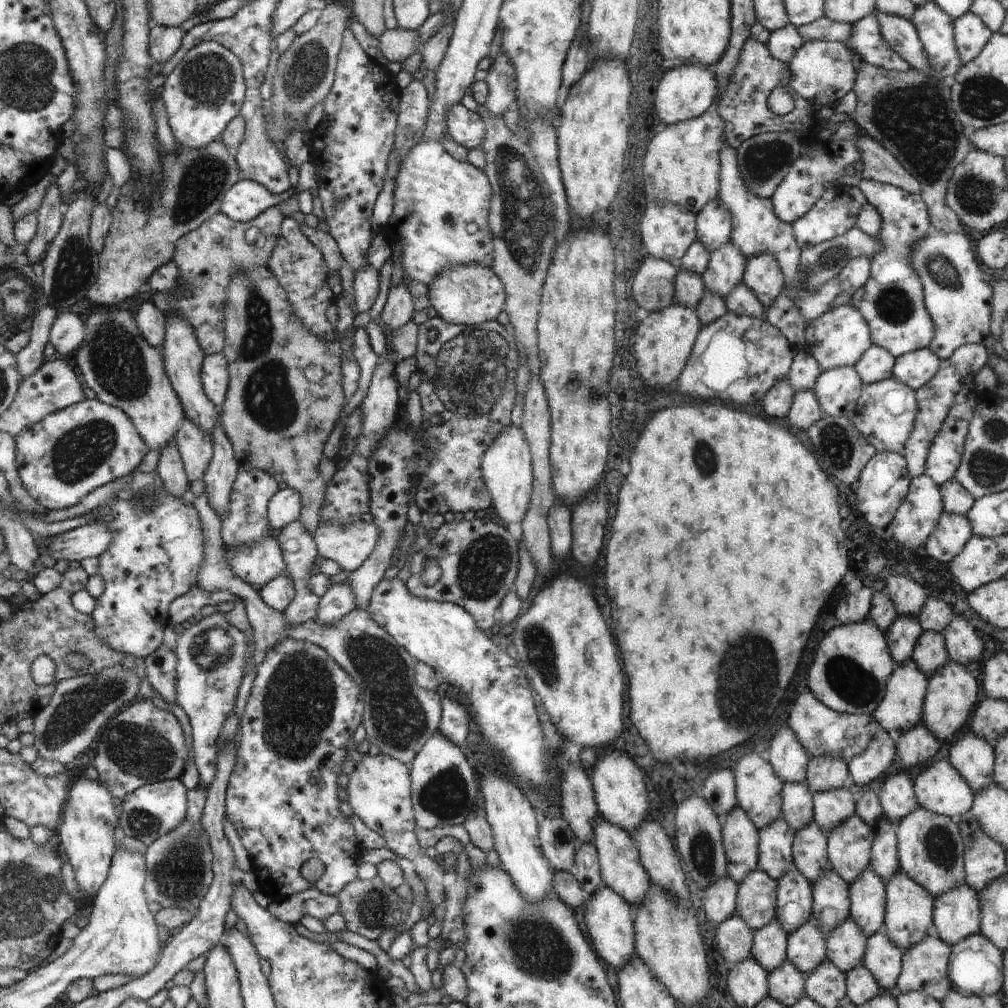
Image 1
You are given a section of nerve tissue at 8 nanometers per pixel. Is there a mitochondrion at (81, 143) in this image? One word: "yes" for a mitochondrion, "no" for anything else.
no

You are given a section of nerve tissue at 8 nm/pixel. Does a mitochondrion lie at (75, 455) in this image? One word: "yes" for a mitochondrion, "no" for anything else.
yes

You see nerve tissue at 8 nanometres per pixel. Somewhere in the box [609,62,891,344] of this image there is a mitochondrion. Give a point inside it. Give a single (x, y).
(762, 161)

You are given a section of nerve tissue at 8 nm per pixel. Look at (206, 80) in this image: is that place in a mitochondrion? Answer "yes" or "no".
yes

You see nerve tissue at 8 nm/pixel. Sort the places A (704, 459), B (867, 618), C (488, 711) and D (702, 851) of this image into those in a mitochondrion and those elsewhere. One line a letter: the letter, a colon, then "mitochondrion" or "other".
A: mitochondrion
B: other
C: other
D: mitochondrion

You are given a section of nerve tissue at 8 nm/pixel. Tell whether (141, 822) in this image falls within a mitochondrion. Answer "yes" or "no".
yes

